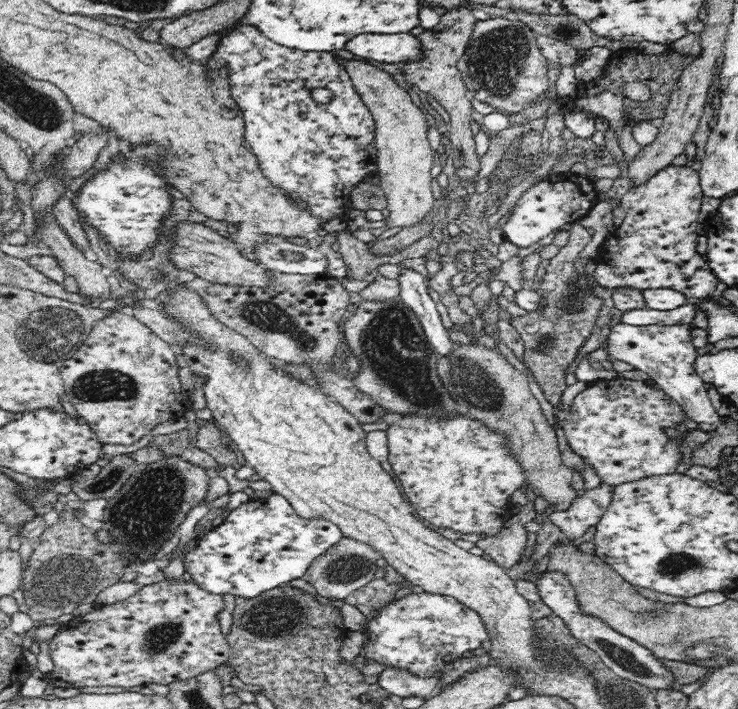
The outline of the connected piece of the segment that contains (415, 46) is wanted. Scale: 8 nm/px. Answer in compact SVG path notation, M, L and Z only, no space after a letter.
M410 33L360 34L348 40L345 49L360 58L388 64L417 61L423 55L420 41Z

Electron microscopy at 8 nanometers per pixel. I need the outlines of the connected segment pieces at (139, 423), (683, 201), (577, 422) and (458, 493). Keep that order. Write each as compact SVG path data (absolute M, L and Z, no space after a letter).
M129 310L114 311L99 320L88 334L86 341L59 368L65 388L65 397L82 416L90 430L104 444L124 444L129 446L162 422L178 420L189 411L191 400L182 393L178 371L181 360L172 351L172 345L160 339L152 330L142 324Z
M668 165L666 168L662 170L658 170L655 176L651 177L649 181L644 184L641 184L638 187L632 187L625 195L623 195L622 199L620 200L620 206L626 212L626 218L624 218L623 224L616 230L613 230L611 234L615 236L618 241L617 242L605 242L604 246L604 254L599 253L594 258L596 263L596 269L593 272L594 278L598 285L604 288L613 288L617 289L620 287L630 287L636 288L641 291L645 291L646 289L659 289L659 288L671 288L676 292L681 292L684 296L688 297L690 300L699 301L704 300L710 297L710 294L716 290L716 284L718 284L718 279L716 275L710 270L710 267L707 264L707 260L702 258L698 252L696 252L697 240L698 235L700 234L700 223L698 221L701 206L702 206L702 198L704 194L702 191L702 186L699 182L699 173L691 169L690 167L686 166L674 166Z
M618 375L611 380L594 381L588 388L579 392L574 397L567 419L560 427L572 452L581 456L588 466L594 468L602 483L616 487L648 476L676 473L682 453L676 440L670 439L664 430L674 428L686 419L682 407L662 389L650 387L646 381L626 379Z
M416 414L400 415L400 420L389 424L385 433L389 450L387 468L420 519L432 528L450 528L460 534L484 534L488 538L500 532L513 511L508 505L510 496L518 488L525 488L526 481L526 474L512 454L510 441L502 433L468 415L436 417Z

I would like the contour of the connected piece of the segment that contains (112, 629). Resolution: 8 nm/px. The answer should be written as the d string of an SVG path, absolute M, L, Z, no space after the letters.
M164 580L144 585L123 601L97 606L84 616L74 617L63 624L54 638L49 640L49 652L54 671L46 679L54 687L83 688L112 686L131 688L150 683L170 685L192 677L198 677L224 665L230 657L230 645L226 635L220 631L216 615L224 610L221 594L210 594L202 590L195 580L174 582Z

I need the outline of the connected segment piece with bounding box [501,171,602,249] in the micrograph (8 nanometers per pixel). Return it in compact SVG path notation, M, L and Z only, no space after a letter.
M571 171L554 173L526 190L510 211L511 218L502 226L504 240L514 246L528 248L544 236L560 230L565 224L577 224L602 198L596 191L592 174L576 176Z

